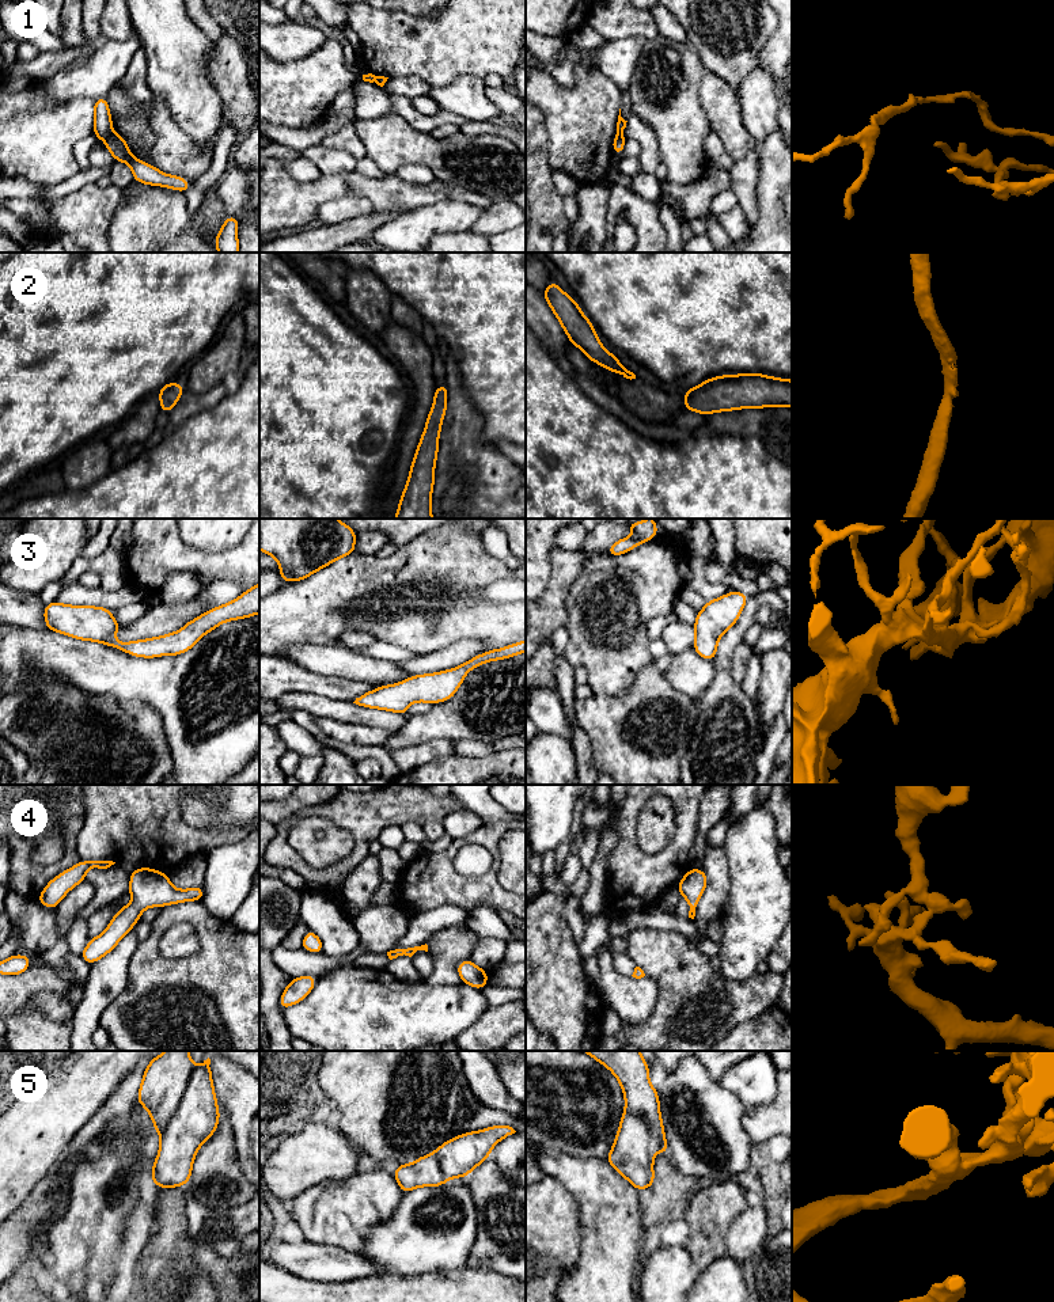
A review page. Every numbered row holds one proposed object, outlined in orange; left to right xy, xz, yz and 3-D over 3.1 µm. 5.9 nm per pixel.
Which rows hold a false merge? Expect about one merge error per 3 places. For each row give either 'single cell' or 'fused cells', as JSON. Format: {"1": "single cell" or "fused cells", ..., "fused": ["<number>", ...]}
{"1": "fused cells", "2": "single cell", "3": "single cell", "4": "single cell", "5": "single cell", "fused": ["1"]}

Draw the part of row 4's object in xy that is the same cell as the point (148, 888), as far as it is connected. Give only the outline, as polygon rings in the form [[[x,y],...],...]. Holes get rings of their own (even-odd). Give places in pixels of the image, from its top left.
[[[149,868],[130,872],[129,893],[133,903],[122,906],[111,918],[107,929],[98,937],[90,938],[80,957],[90,965],[110,953],[115,945],[133,929],[141,912],[149,907],[164,907],[183,901],[201,901],[204,887],[177,889],[170,877]]]

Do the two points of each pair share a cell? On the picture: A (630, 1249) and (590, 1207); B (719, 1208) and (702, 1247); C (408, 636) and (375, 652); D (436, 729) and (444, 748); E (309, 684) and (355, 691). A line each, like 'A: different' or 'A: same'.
A: same
B: same
C: different
D: different
E: same

